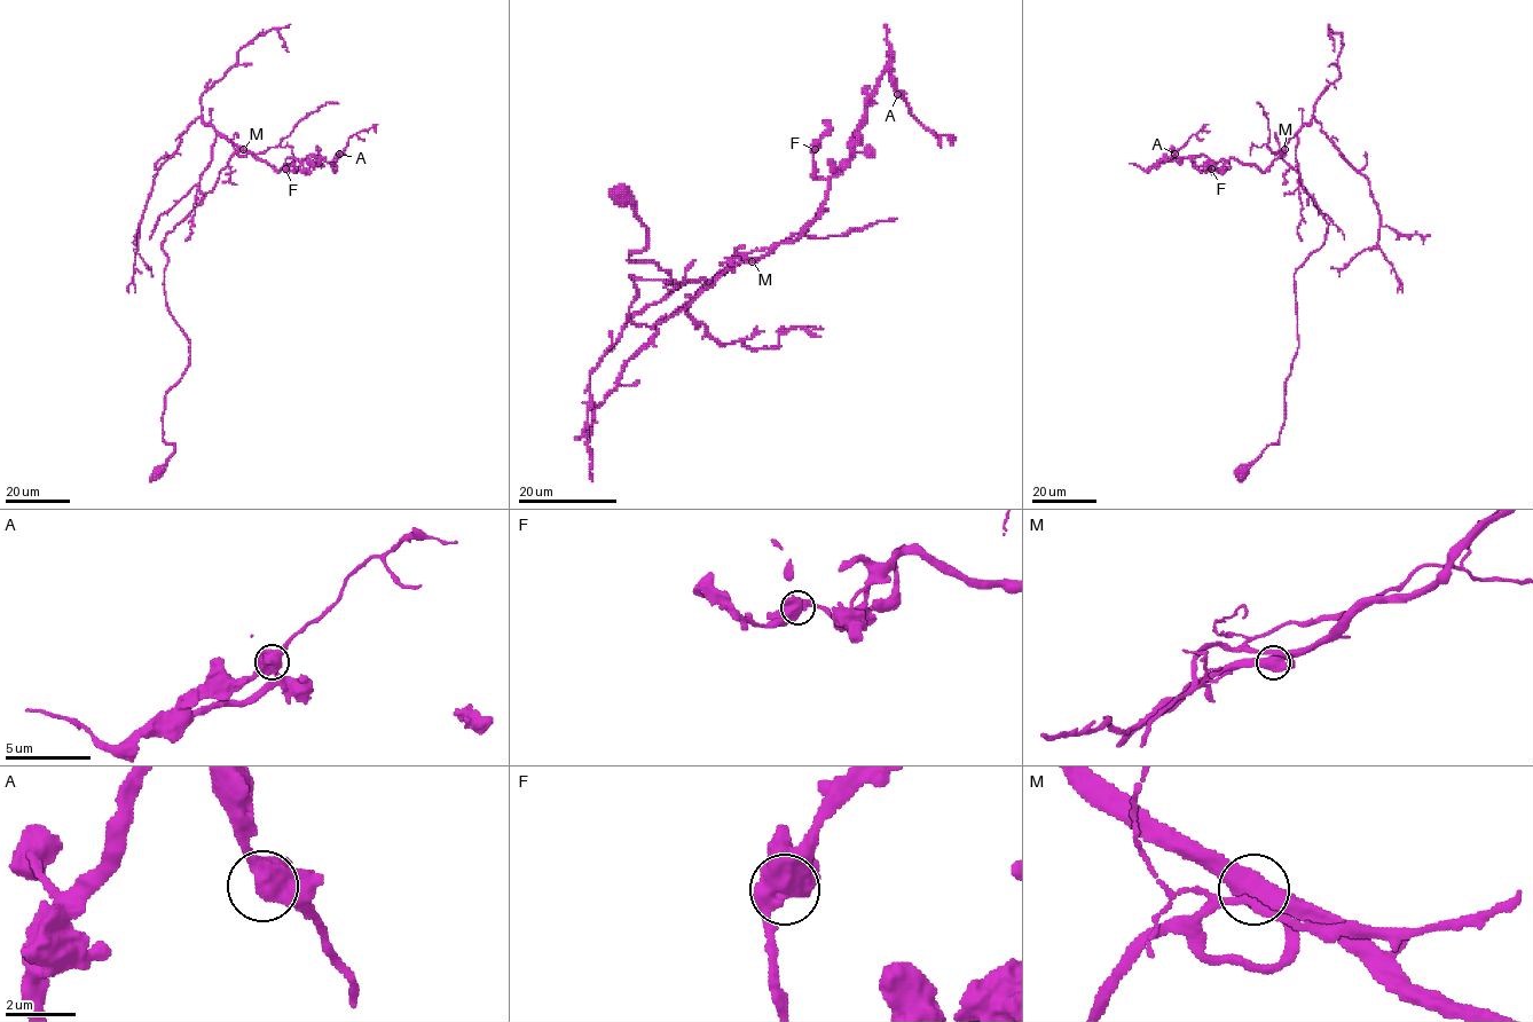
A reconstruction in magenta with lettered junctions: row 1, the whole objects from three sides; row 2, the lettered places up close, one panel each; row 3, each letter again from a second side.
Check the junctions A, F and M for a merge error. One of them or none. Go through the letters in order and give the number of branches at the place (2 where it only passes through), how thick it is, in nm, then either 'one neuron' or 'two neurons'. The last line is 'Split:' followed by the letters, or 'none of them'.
A: 3 | 550 nm | one neuron
F: 3 | 600 nm | one neuron
M: 3 | 550 nm | one neuron
Split: none of them

